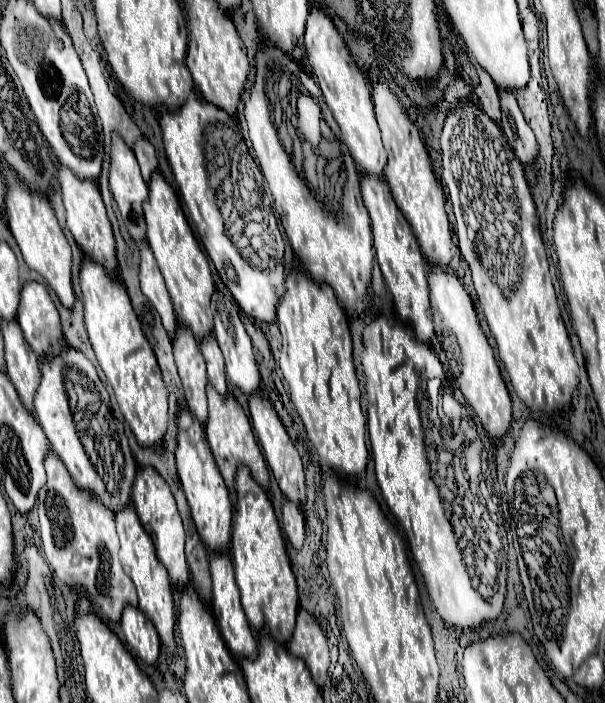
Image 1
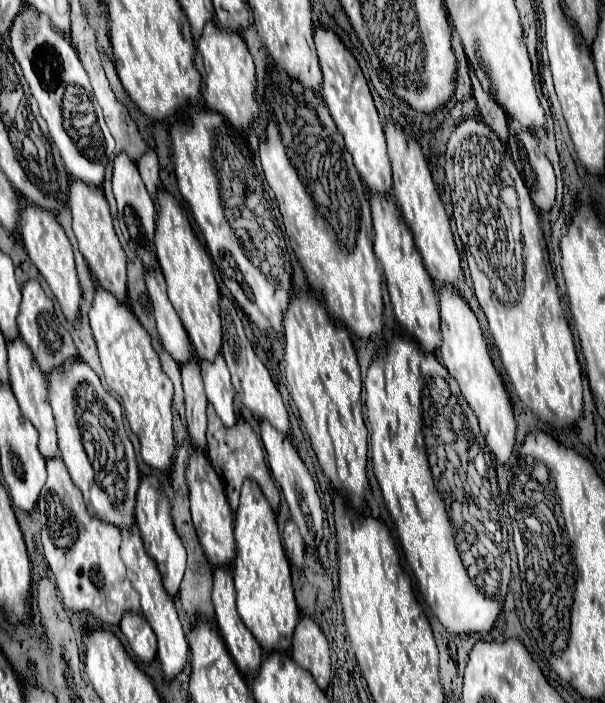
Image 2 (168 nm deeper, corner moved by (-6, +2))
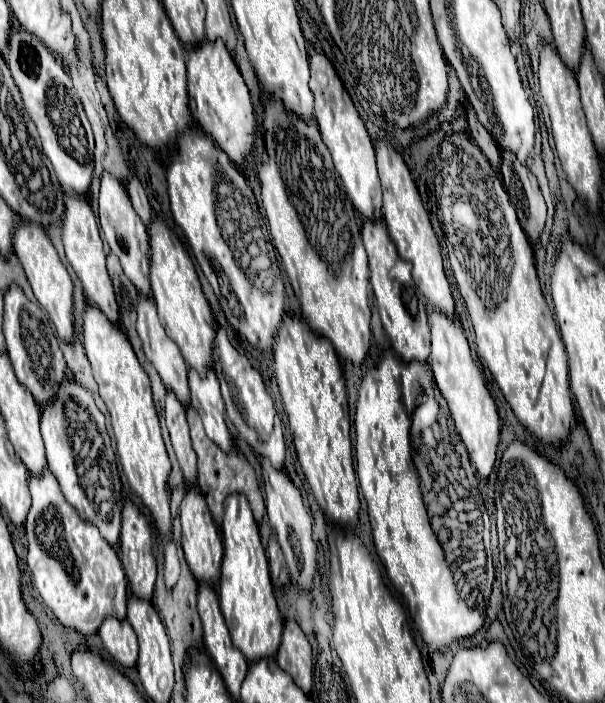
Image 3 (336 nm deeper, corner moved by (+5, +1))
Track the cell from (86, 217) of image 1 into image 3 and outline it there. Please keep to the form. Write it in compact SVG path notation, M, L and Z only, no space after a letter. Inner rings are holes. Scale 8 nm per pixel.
M74 192L64 198L64 206L66 206L66 210L64 210L64 218L62 218L62 242L64 242L66 258L82 282L86 300L90 304L96 304L110 318L110 322L116 324L118 322L118 304L116 304L112 280L106 270L104 242L100 238L100 228L98 228L96 216L92 212L92 206L84 196L74 194Z

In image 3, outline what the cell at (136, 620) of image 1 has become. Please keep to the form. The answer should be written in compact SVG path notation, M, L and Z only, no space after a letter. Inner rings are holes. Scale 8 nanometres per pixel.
M108 616L98 630L104 648L114 656L114 660L122 666L136 666L138 660L138 640L134 628L128 620L118 620Z

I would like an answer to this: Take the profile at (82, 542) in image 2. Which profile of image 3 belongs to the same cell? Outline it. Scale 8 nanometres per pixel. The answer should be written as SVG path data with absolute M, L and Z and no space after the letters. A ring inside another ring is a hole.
M46 468L40 476L30 476L28 488L32 494L32 508L24 522L26 536L28 536L28 568L32 570L34 584L46 602L46 606L54 612L54 616L66 626L74 628L80 634L94 634L106 616L116 616L120 620L126 618L126 594L128 594L128 580L122 568L122 562L116 550L100 536L98 528L80 518L80 514L64 500L60 484L56 476Z

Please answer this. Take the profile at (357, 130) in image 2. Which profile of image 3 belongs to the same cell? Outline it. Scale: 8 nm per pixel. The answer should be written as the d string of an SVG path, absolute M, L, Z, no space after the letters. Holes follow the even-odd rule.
M312 52L310 56L310 88L316 98L314 102L314 116L318 120L320 132L324 136L324 144L332 152L336 172L342 178L344 190L348 198L352 200L354 208L372 220L382 218L382 192L380 192L380 180L376 172L376 158L374 158L374 146L368 136L368 130L350 98L350 94L344 90L342 80L338 78L332 62L326 58L324 52Z

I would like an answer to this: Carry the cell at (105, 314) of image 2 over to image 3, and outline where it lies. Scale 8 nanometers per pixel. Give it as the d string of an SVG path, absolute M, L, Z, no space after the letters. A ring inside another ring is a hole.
M88 304L84 310L84 334L82 342L86 348L86 356L90 360L94 380L98 382L100 396L104 404L108 406L112 428L116 436L118 446L118 458L122 462L122 468L128 476L130 488L144 500L144 504L150 508L154 516L154 524L160 530L164 556L166 556L166 586L172 588L180 576L180 564L176 556L176 546L170 542L170 530L172 530L172 516L168 506L168 474L170 474L170 460L164 448L162 432L160 432L160 420L152 402L152 388L150 378L140 366L134 348L128 340L128 336L120 330L120 326L112 324L104 312L98 310L98 306Z

